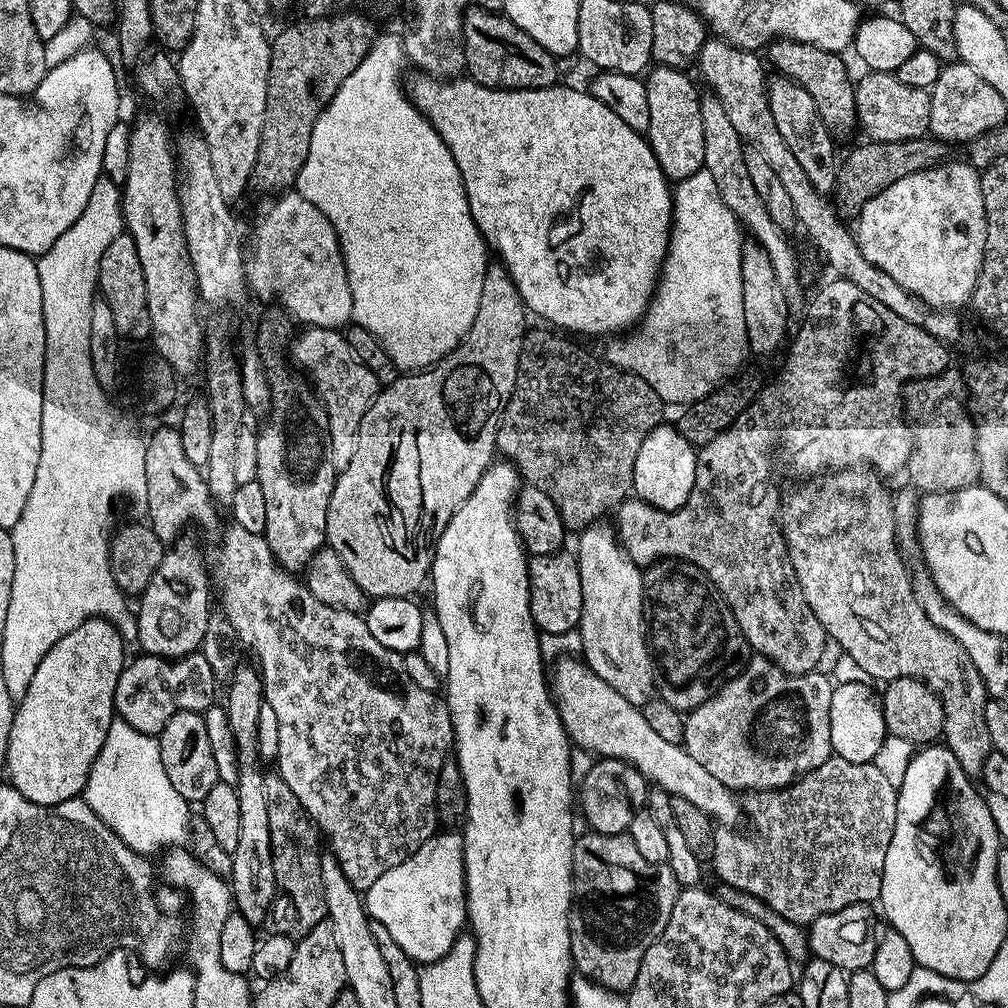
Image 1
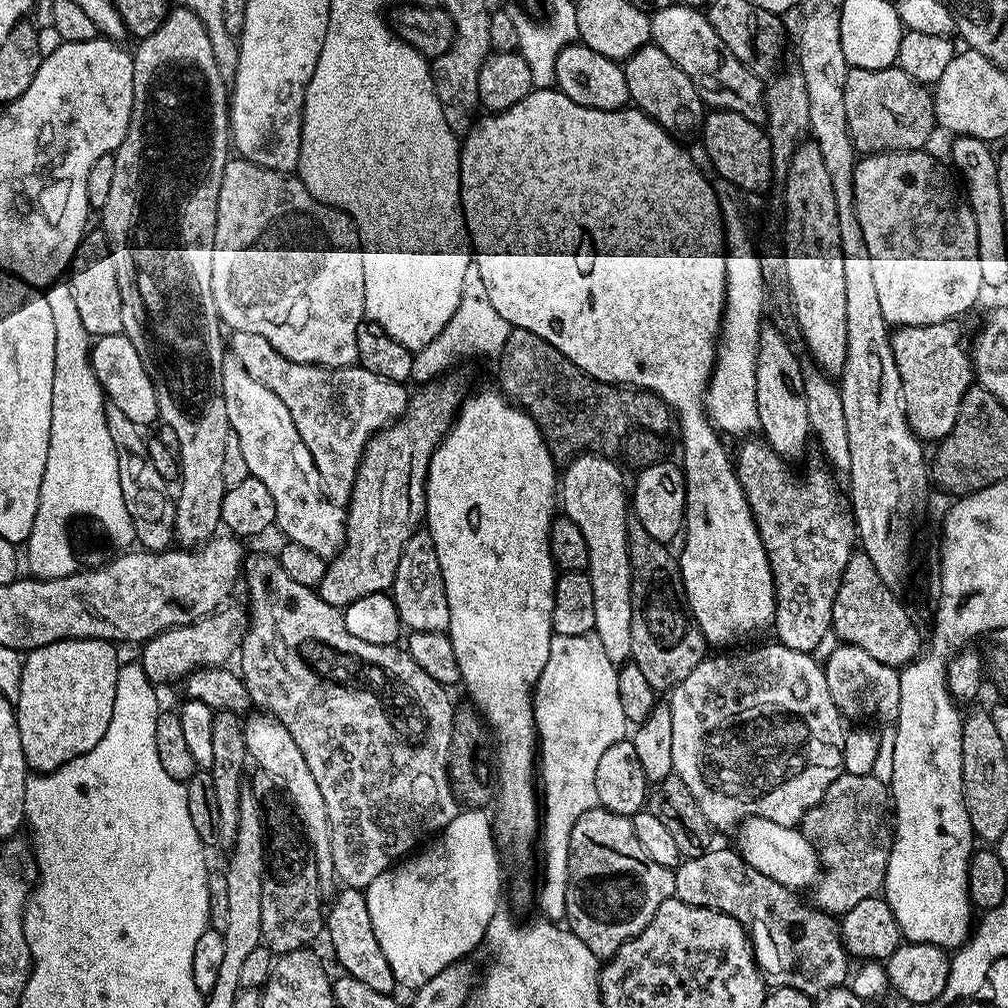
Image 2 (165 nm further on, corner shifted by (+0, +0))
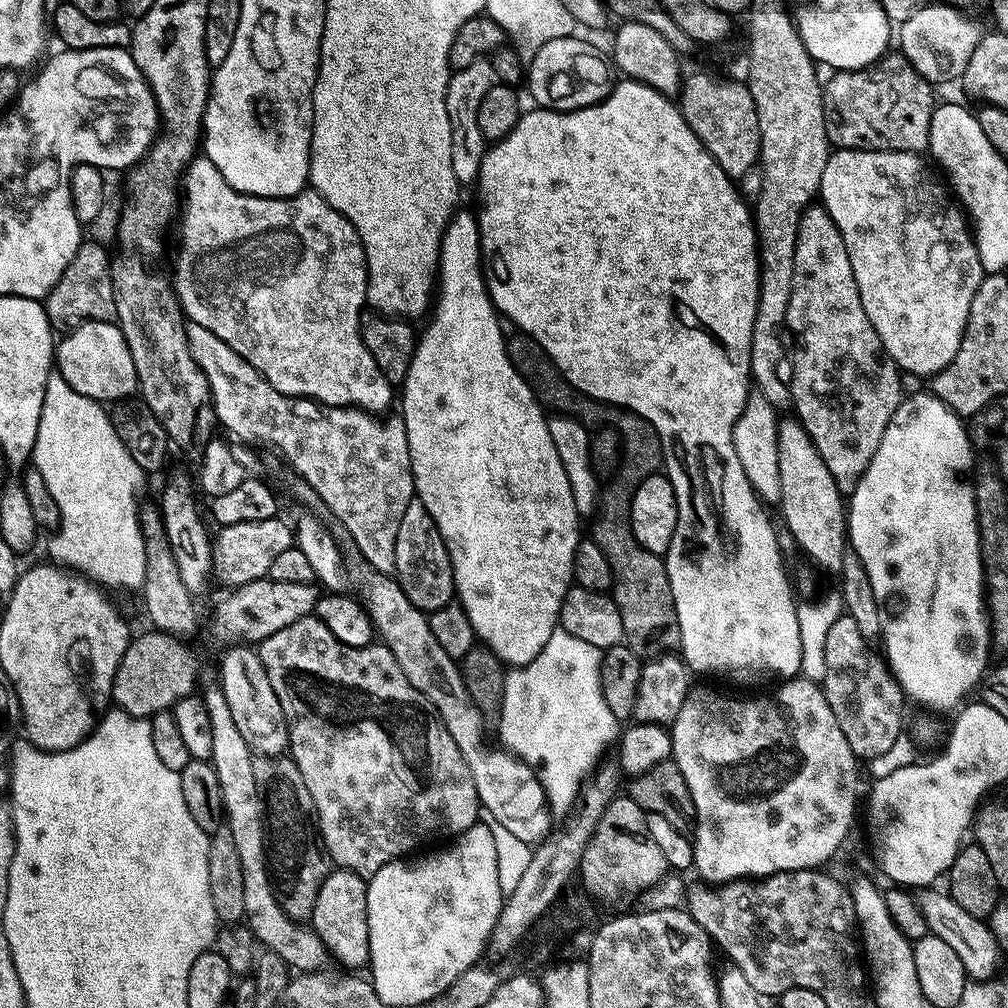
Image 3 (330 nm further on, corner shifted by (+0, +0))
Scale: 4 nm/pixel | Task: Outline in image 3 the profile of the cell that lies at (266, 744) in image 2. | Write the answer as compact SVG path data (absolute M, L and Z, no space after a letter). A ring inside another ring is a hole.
M232 646L225 652L228 653L220 664L218 683L226 694L226 703L230 706L238 731L242 738L246 738L253 753L281 755L289 747L288 719L284 716L282 702L278 702L278 694L274 694L274 686L270 686L270 678L266 678L266 666L262 666L259 651L252 646Z

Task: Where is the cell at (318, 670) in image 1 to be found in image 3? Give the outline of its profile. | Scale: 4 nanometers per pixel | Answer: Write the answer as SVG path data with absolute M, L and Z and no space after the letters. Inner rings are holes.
M313 614L306 618L298 618L298 622L286 626L286 630L278 630L278 634L270 634L270 638L260 641L258 651L262 658L262 666L266 666L266 678L270 678L270 686L274 686L274 694L278 694L278 702L282 702L284 716L288 719L290 755L298 770L302 770L302 778L306 782L306 790L310 790L310 798L314 798L320 837L324 840L324 848L328 855L332 857L333 865L371 878L373 874L382 870L382 866L415 853L419 844L428 844L431 840L444 842L455 838L481 819L478 790L474 790L474 778L470 774L470 766L466 766L466 758L462 758L462 750L458 750L458 742L450 738L450 730L446 730L436 708L412 685L410 678L406 678L402 666L383 643L373 642L361 648L346 646Z

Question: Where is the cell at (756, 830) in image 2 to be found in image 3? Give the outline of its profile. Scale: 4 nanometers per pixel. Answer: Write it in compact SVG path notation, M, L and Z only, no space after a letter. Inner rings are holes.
M929 886L915 893L918 906L926 918L929 933L942 938L958 954L968 978L976 982L991 981L1002 959L1000 943L991 927L981 917L966 914L966 910L962 910L962 906L958 906L958 902L954 902L954 898L949 896L947 891L940 889L939 892L938 889L939 887Z

